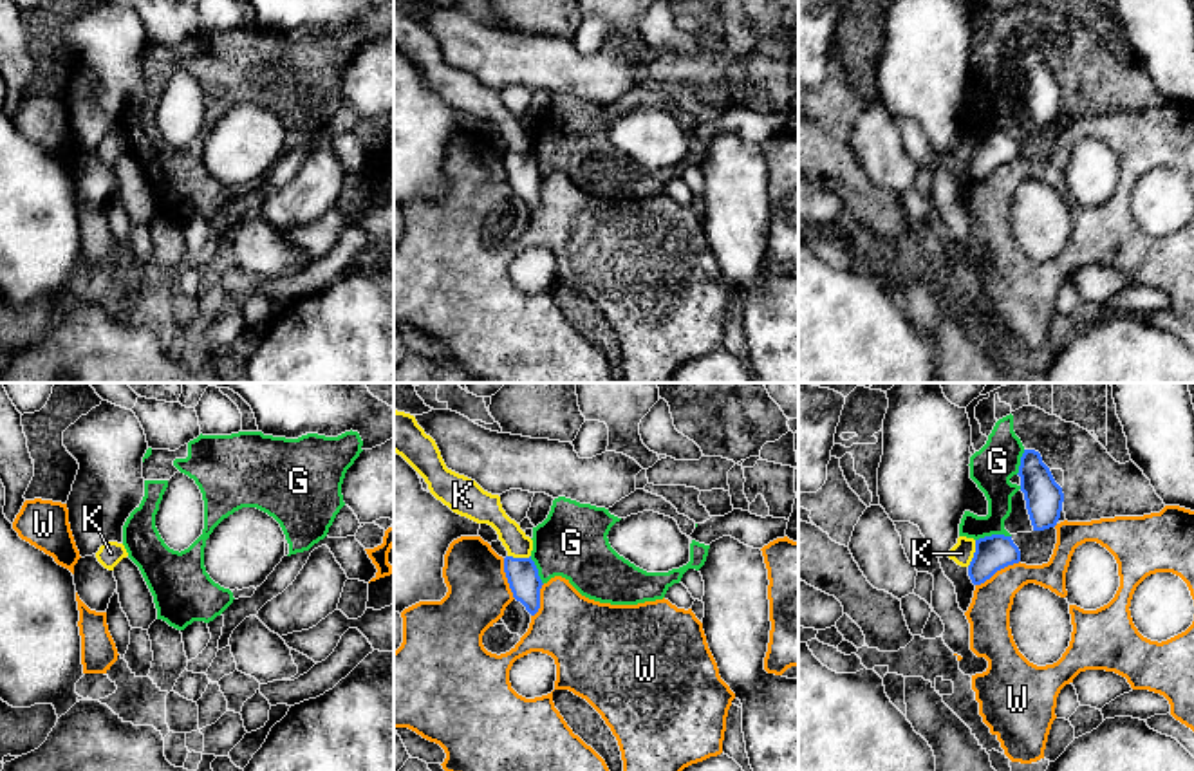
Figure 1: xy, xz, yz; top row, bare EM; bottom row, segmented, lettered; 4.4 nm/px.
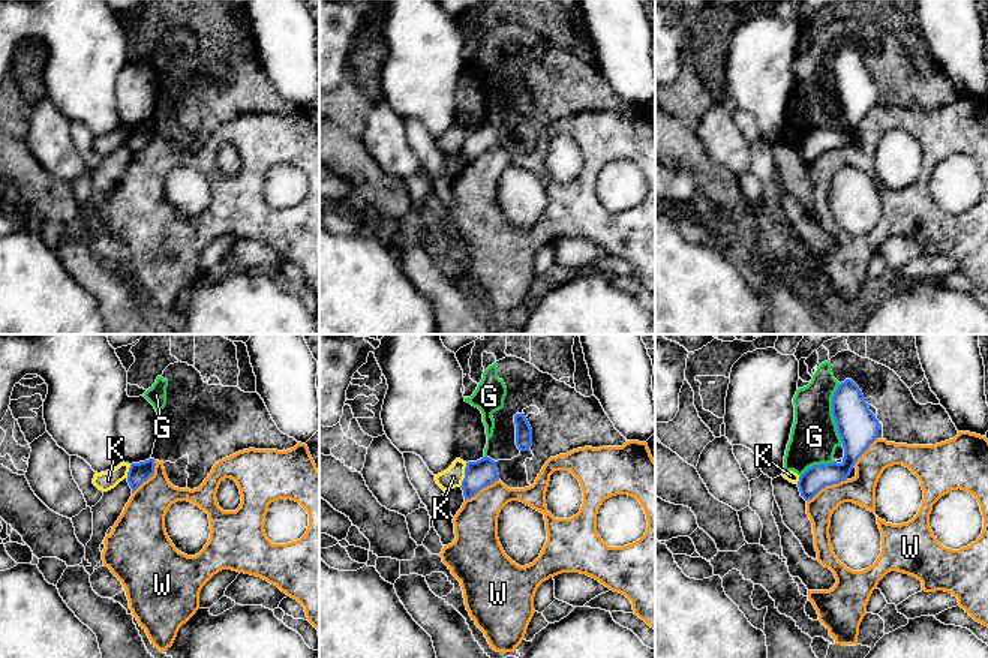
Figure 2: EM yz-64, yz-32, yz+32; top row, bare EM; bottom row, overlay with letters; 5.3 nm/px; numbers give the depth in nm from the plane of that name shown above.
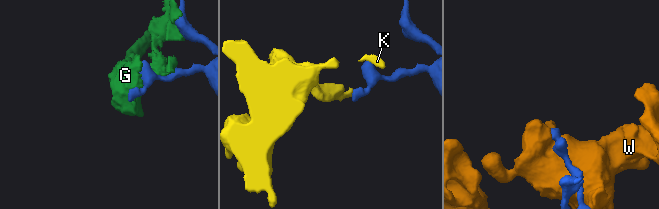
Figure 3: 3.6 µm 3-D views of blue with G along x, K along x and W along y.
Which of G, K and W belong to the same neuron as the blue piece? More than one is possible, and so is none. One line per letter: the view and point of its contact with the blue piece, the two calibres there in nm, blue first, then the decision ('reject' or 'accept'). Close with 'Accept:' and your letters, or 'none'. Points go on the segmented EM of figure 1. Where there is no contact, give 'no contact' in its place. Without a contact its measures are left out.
G: yz (992, 535) | 160/150 nm | reject
K: yz (974, 553) | 160/100 nm | reject
W: yz (998, 569) | 160/190 nm | reject
Accept: none

